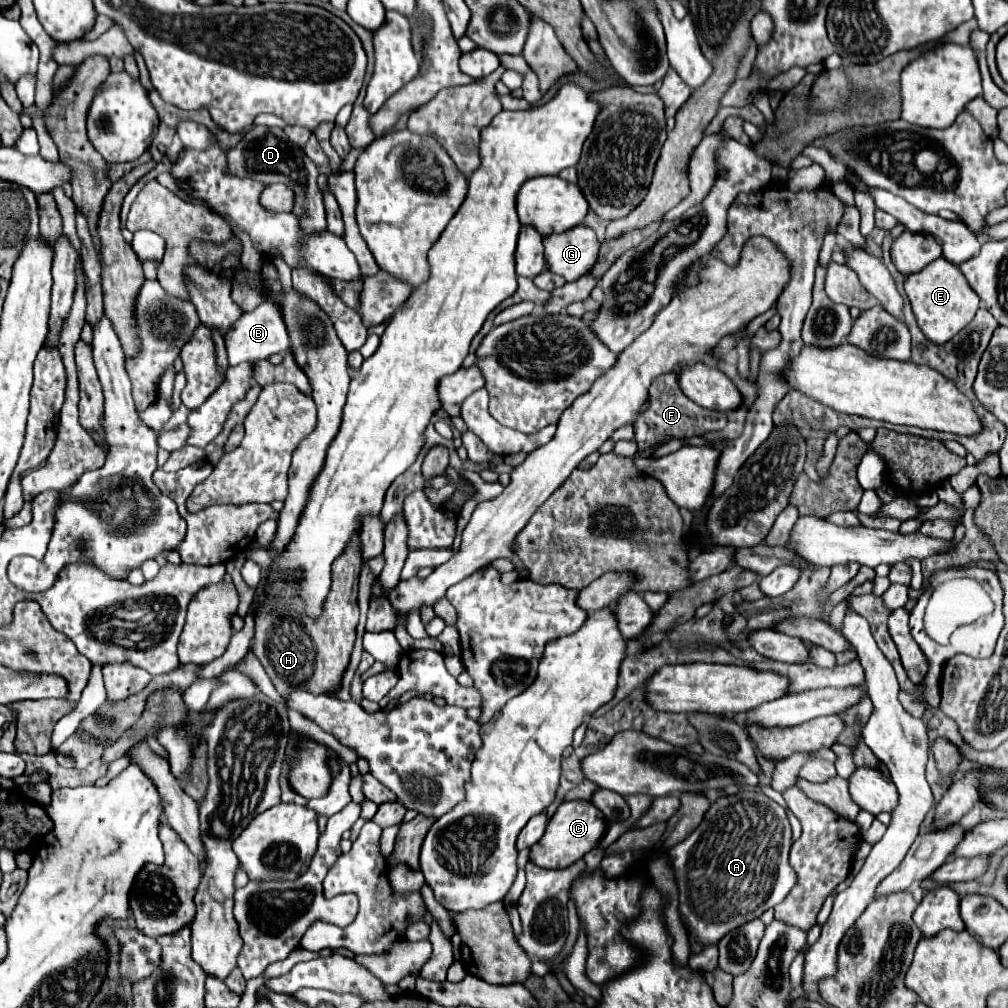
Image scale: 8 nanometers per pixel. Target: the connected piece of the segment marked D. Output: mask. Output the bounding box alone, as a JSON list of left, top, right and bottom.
[227,126,325,232]

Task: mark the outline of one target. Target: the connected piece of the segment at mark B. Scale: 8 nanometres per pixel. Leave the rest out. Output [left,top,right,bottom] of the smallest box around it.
[225,304,289,366]

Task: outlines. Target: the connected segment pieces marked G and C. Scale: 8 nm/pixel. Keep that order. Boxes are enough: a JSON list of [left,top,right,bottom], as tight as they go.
[[543,224,599,282],[531,800,607,870]]

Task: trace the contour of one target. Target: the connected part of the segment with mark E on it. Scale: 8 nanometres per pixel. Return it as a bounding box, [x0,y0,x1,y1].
[905,256,979,344]

